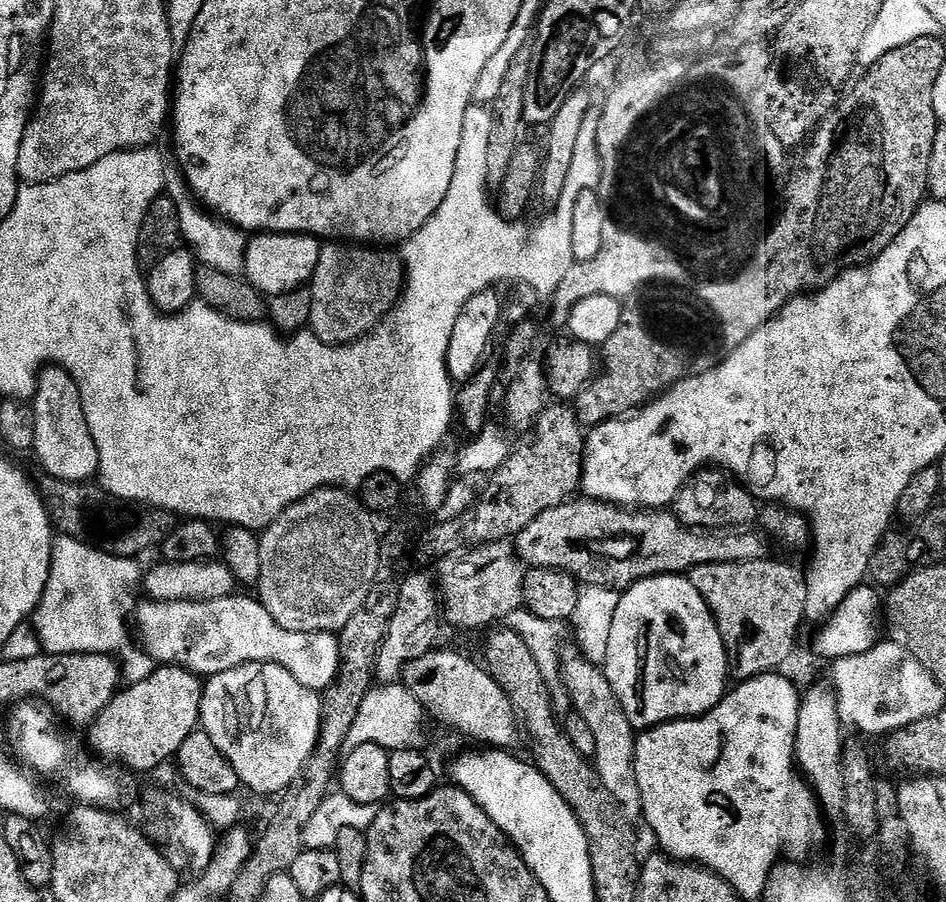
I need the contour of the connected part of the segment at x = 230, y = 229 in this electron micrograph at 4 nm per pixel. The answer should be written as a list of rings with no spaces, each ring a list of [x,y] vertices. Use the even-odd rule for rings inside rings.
[[[168,162],[164,166],[164,192],[178,206],[178,222],[183,243],[187,245],[197,265],[210,270],[222,270],[222,274],[239,277],[244,271],[244,250],[246,236],[241,229],[220,219],[219,216],[205,210],[185,180],[183,172],[175,163]]]

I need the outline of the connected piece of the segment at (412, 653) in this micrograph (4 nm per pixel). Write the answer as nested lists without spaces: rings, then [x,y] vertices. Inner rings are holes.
[[[416,572],[399,581],[398,610],[394,610],[394,618],[390,618],[390,630],[382,642],[382,650],[376,659],[376,680],[380,682],[396,682],[401,679],[402,671],[414,658],[422,658],[422,654],[433,651],[437,647],[436,635],[442,625],[442,609],[438,599],[438,589],[431,575],[423,576]]]

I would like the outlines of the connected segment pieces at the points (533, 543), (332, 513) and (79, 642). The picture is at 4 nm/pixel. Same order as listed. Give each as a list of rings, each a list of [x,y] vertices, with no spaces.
[[[573,498],[558,505],[557,508],[551,508],[542,514],[538,514],[538,518],[534,518],[534,522],[530,522],[530,526],[526,526],[526,530],[522,530],[515,536],[514,551],[520,563],[528,568],[562,570],[563,572],[569,572],[576,581],[584,586],[602,586],[603,588],[623,590],[625,588],[631,588],[639,580],[645,580],[651,576],[684,574],[691,569],[697,568],[698,566],[706,566],[707,564],[737,564],[738,562],[754,562],[755,560],[765,559],[769,555],[769,541],[759,531],[756,531],[757,533],[752,531],[756,530],[701,530],[699,528],[685,528],[684,523],[668,510],[629,510],[623,506],[614,504],[601,504],[599,500]]]
[[[319,488],[311,492],[306,498],[291,504],[271,526],[259,533],[262,570],[258,574],[258,582],[254,585],[254,592],[261,606],[270,614],[270,618],[274,618],[274,622],[278,622],[278,626],[282,626],[291,632],[330,632],[338,634],[342,630],[342,626],[346,626],[346,622],[350,622],[350,618],[358,610],[358,606],[362,606],[366,594],[372,592],[372,586],[375,584],[376,576],[381,569],[380,541],[382,536],[381,533],[376,533],[376,524],[372,520],[375,520],[373,513],[362,506],[359,495],[343,488]]]
[[[60,534],[52,541],[52,565],[50,566],[50,574],[48,575],[48,581],[46,582],[46,590],[42,594],[40,604],[34,613],[34,621],[36,620],[36,636],[40,639],[41,646],[44,647],[41,649],[43,649],[45,653],[53,656],[69,656],[70,654],[106,654],[107,656],[115,656],[117,661],[119,661],[123,679],[127,681],[128,684],[137,684],[138,682],[142,682],[144,679],[150,678],[152,671],[158,667],[156,661],[145,653],[143,647],[137,646],[134,643],[133,633],[132,636],[128,633],[128,624],[130,628],[130,621],[133,619],[138,603],[136,598],[132,598],[131,588],[134,587],[135,584],[137,587],[137,585],[141,583],[142,568],[139,568],[139,566],[136,565],[139,563],[137,563],[135,559],[111,556],[108,552],[101,552],[99,550],[84,552],[84,547],[86,547],[85,541],[74,536]]]

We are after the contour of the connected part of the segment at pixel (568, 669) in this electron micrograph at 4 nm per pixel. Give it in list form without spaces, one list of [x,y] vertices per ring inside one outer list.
[[[579,654],[565,659],[562,664],[562,680],[564,688],[572,695],[575,715],[586,722],[593,735],[594,754],[591,759],[598,778],[602,778],[602,786],[610,790],[610,798],[620,808],[620,813],[629,821],[641,819],[642,794],[638,790],[638,778],[634,774],[634,750],[636,749],[637,733],[631,722],[626,718],[610,682],[604,677],[603,671],[597,665],[585,660]]]

